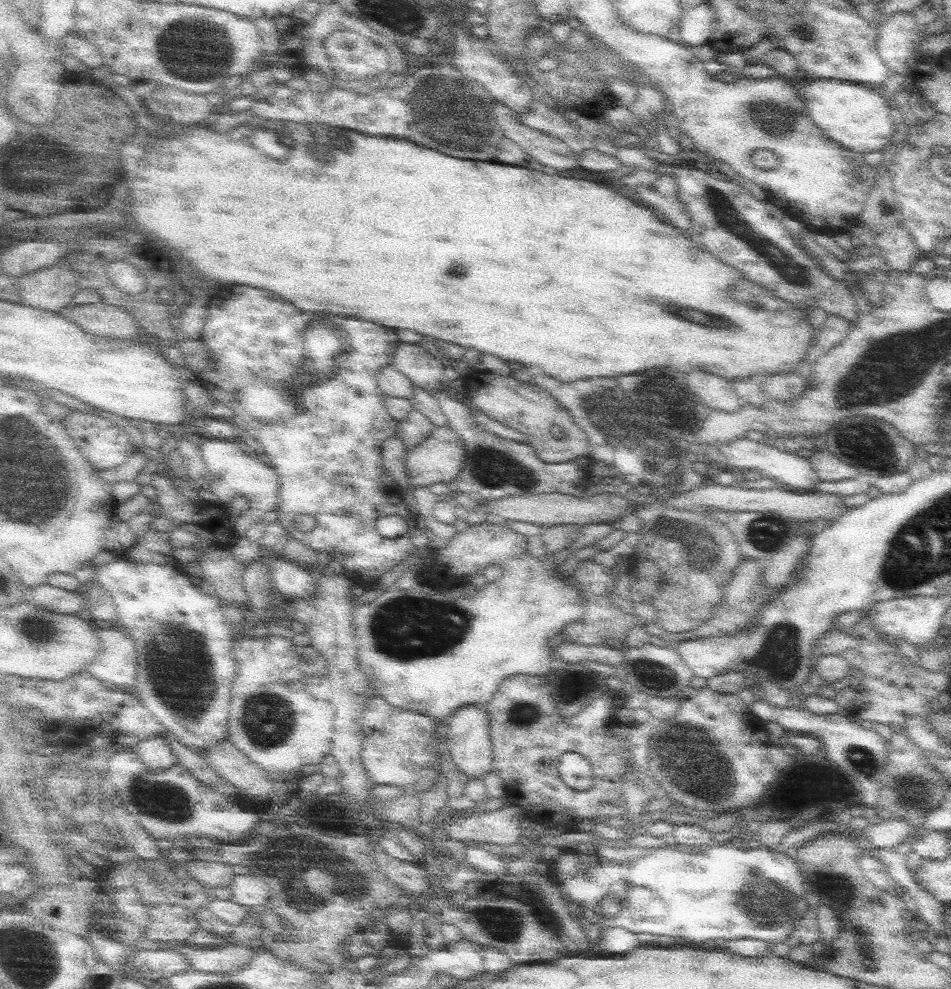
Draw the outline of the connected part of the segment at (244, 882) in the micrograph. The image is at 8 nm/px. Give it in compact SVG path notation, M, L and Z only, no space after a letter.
M254 873L235 874L230 888L233 892L233 900L246 908L258 906L258 904L266 906L271 898L269 884Z

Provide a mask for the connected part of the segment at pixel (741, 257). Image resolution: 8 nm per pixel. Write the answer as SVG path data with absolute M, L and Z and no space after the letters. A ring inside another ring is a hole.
M680 168L678 176L678 198L685 204L686 210L691 218L691 227L688 236L700 249L706 248L711 255L725 262L728 266L740 271L746 279L753 283L761 284L762 288L767 288L774 295L792 303L794 306L804 308L808 311L815 307L823 308L828 315L840 315L852 324L858 318L860 311L848 283L838 281L816 261L802 244L798 242L784 225L784 218L787 216L785 210L772 201L760 201L756 199L750 191L736 184L734 180L720 180L712 178L710 174L698 170Z

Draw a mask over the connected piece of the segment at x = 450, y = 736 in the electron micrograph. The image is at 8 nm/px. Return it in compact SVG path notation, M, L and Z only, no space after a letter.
M469 704L459 708L448 720L446 738L453 761L470 778L480 778L493 771L493 742L491 724L486 706Z

